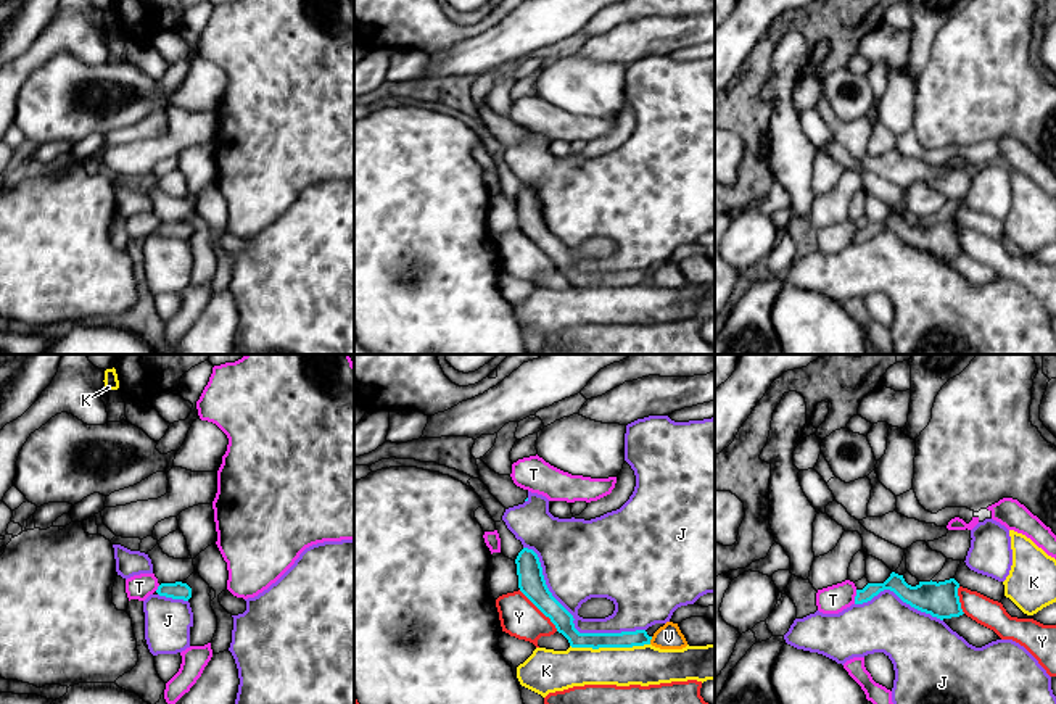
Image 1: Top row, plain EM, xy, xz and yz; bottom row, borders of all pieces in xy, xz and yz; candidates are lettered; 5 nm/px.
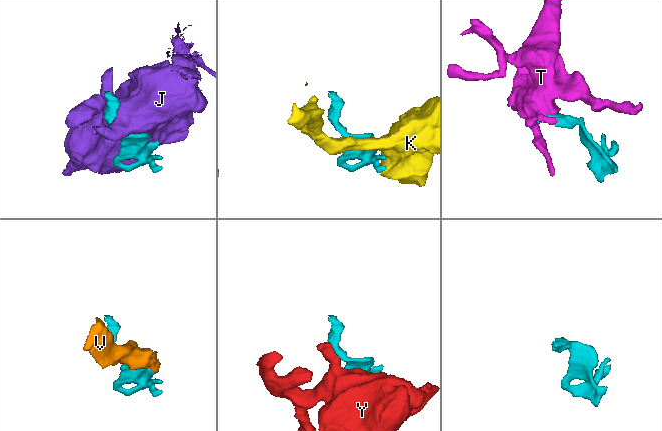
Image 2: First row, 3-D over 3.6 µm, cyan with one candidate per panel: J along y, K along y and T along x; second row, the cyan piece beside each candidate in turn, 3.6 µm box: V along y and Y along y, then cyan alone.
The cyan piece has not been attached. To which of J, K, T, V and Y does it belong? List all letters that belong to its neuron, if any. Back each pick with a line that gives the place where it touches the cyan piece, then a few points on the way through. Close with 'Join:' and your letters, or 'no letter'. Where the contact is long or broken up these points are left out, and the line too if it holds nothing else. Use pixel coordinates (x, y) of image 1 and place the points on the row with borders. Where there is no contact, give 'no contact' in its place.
Join: no letter

